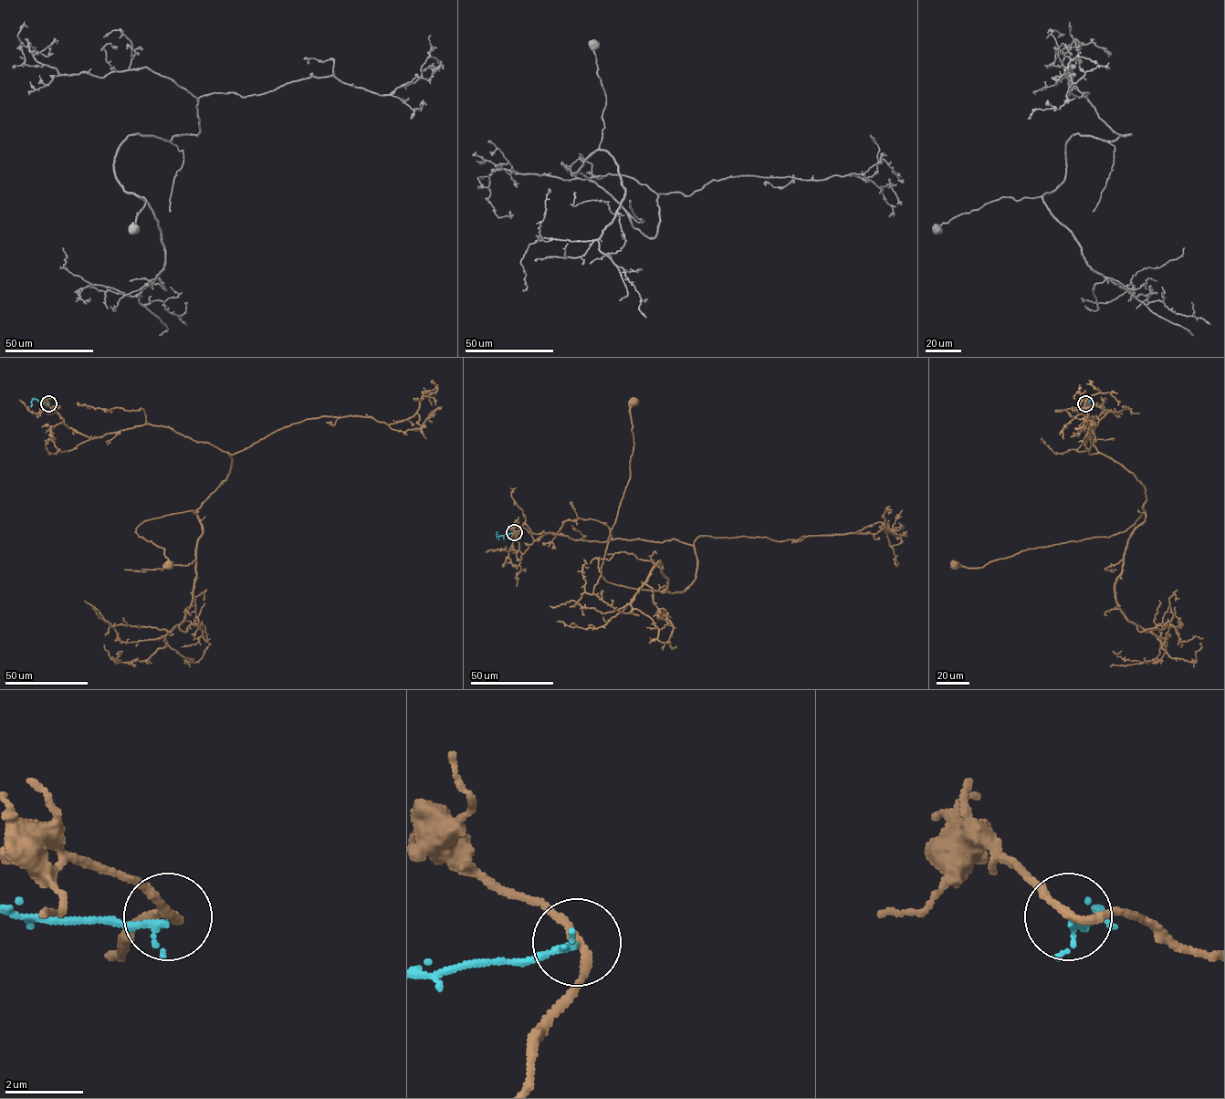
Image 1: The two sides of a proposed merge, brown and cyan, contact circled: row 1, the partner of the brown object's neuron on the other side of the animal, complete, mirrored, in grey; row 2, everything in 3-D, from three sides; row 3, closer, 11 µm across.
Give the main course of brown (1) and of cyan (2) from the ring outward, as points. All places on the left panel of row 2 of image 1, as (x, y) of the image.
1: (48, 403), (91, 438), (149, 424), (228, 453), (231, 472), (194, 511), (136, 528), (164, 549), (169, 564)
2: (48, 403), (33, 398), (30, 406)

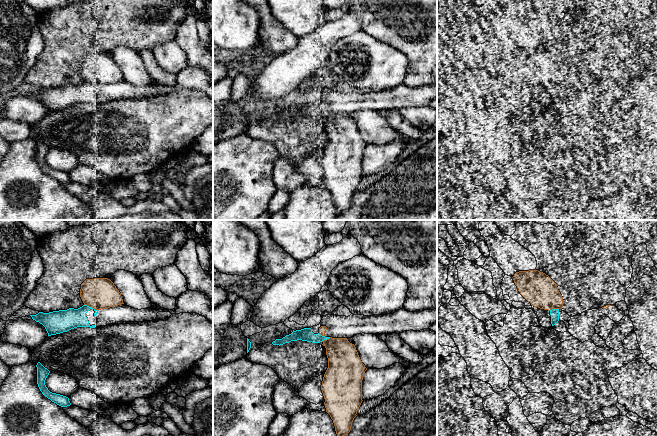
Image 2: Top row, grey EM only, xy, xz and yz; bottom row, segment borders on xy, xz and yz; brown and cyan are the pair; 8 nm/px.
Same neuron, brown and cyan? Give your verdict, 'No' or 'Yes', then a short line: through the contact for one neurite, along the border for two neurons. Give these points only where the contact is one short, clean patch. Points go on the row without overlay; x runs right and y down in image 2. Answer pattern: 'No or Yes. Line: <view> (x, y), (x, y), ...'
No

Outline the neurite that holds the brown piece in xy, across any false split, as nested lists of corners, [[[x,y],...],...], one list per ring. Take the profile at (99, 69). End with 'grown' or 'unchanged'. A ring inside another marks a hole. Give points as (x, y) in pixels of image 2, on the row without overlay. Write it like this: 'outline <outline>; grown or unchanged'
outline [[[108,54],[86,55],[81,60],[80,73],[84,81],[95,86],[124,80],[121,69]]]; unchanged

